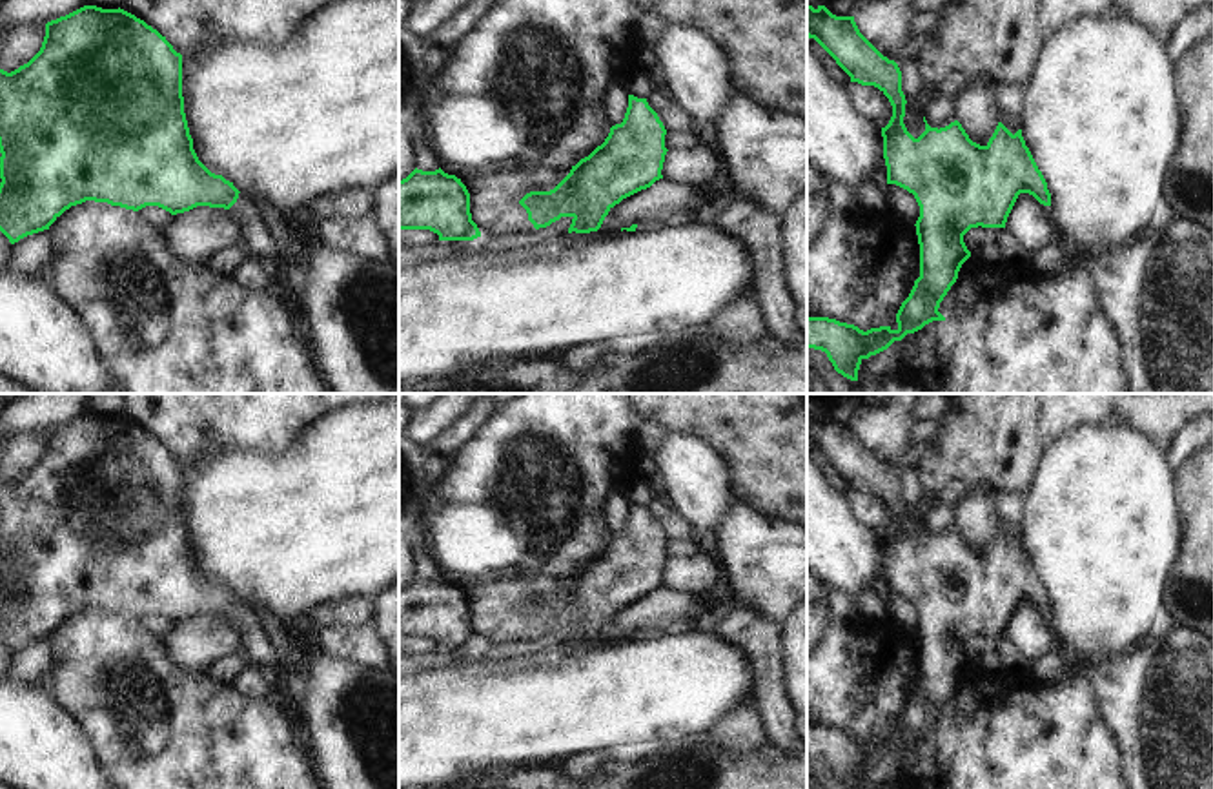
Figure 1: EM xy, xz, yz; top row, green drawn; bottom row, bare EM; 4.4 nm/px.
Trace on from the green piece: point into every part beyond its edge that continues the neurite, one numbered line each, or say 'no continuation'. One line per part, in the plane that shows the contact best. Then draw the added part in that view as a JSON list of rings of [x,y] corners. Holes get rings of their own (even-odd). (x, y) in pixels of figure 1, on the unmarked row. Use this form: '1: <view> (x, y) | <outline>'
1: xy (257, 647) | [[[239,601],[237,610],[228,618],[228,621],[240,636],[242,654],[248,663],[259,669],[279,663],[277,652],[270,638],[264,634],[260,621],[242,601]]]

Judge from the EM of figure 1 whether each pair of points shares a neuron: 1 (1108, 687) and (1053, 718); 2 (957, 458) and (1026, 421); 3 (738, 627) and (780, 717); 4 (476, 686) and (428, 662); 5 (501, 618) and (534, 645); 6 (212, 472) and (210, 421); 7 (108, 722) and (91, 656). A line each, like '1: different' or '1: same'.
1: different
2: same
3: same
4: different
5: different
6: different
7: same

